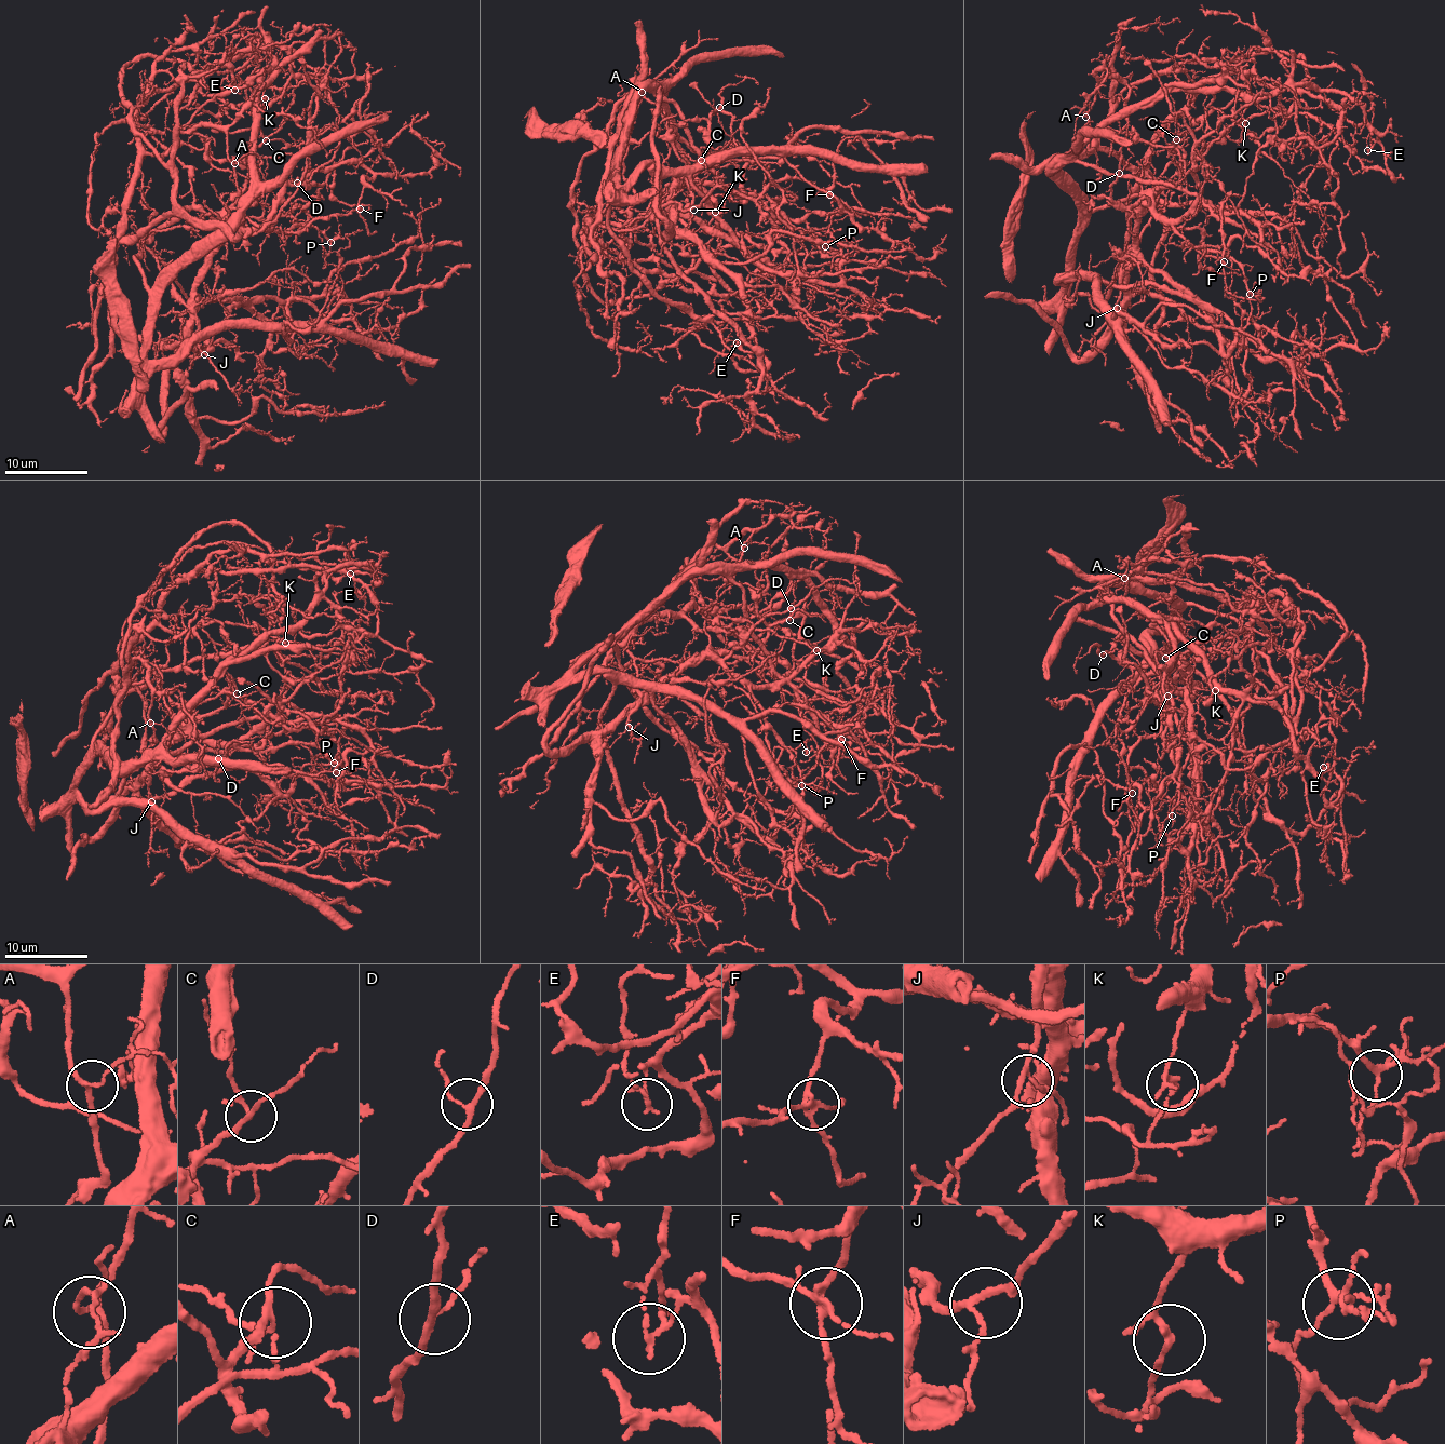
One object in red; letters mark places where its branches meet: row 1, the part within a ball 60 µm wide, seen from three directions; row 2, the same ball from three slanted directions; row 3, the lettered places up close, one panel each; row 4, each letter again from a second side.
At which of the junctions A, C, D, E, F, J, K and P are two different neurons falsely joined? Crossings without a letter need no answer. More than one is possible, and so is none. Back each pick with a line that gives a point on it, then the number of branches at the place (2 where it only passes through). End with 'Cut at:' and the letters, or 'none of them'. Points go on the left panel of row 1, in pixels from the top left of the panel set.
E: (234, 90) | 2
F: (360, 208) | 4
K: (265, 98) | 3
Cut at: E, F, K

